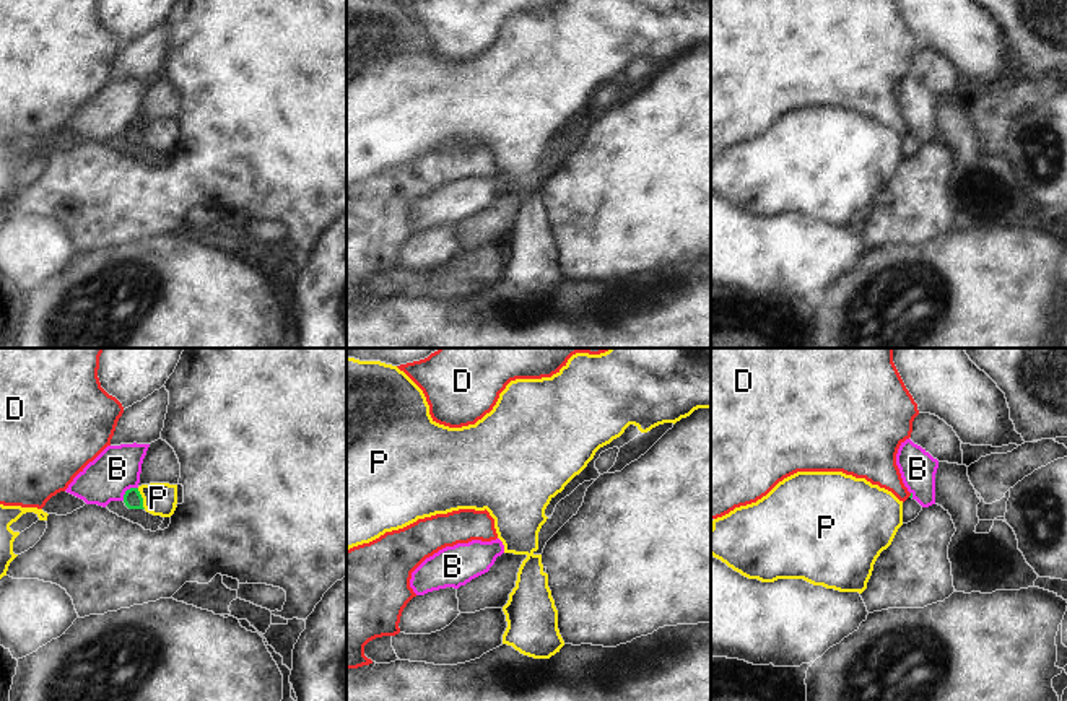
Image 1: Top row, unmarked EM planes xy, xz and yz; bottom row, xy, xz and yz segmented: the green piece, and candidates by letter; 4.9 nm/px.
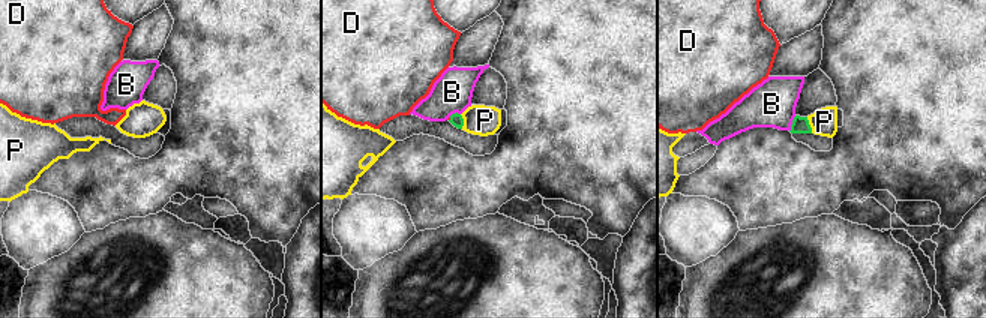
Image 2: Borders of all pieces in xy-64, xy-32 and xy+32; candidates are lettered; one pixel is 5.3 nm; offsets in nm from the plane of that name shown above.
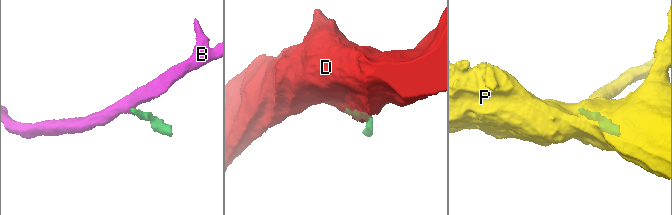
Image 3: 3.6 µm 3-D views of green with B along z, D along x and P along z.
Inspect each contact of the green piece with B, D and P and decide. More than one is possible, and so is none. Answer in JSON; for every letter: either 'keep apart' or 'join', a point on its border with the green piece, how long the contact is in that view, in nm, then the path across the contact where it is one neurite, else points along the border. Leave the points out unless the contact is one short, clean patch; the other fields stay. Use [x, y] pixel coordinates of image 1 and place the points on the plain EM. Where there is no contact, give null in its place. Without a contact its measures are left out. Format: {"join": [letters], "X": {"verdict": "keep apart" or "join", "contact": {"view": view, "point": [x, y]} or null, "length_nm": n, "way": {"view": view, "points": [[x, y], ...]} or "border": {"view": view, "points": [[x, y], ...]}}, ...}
{"join": ["D"], "B": {"verdict": "keep apart", "contact": {"view": "xy", "point": [127, 126]}, "length_nm": 100, "border": {"view": "xy", "points": [[137, 122], [130, 122], [122, 135]]}}, "D": {"verdict": "join", "contact": {"view": "yz", "point": [911, 130]}, "length_nm": 30, "way": {"view": "yz", "points": [[911, 129], [911, 130], [875, 95]]}}, "P": {"verdict": "keep apart", "contact": {"view": "xy", "point": [142, 134]}, "length_nm": 110}}

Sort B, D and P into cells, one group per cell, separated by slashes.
B / D / P

